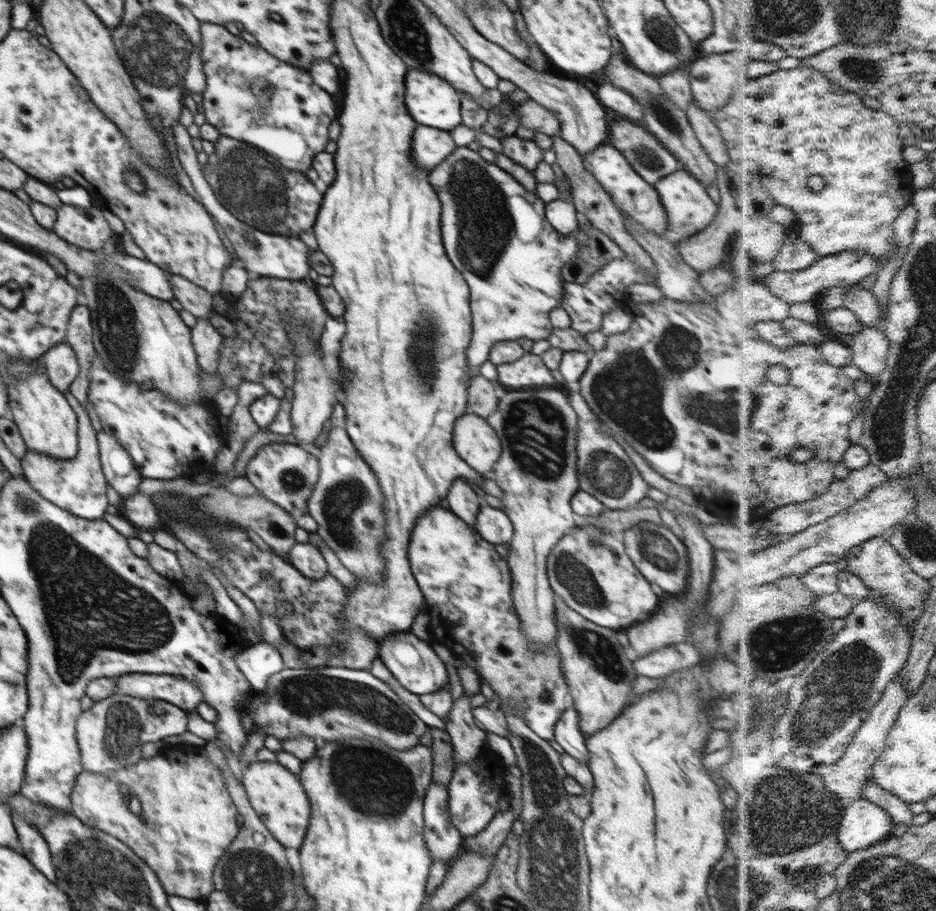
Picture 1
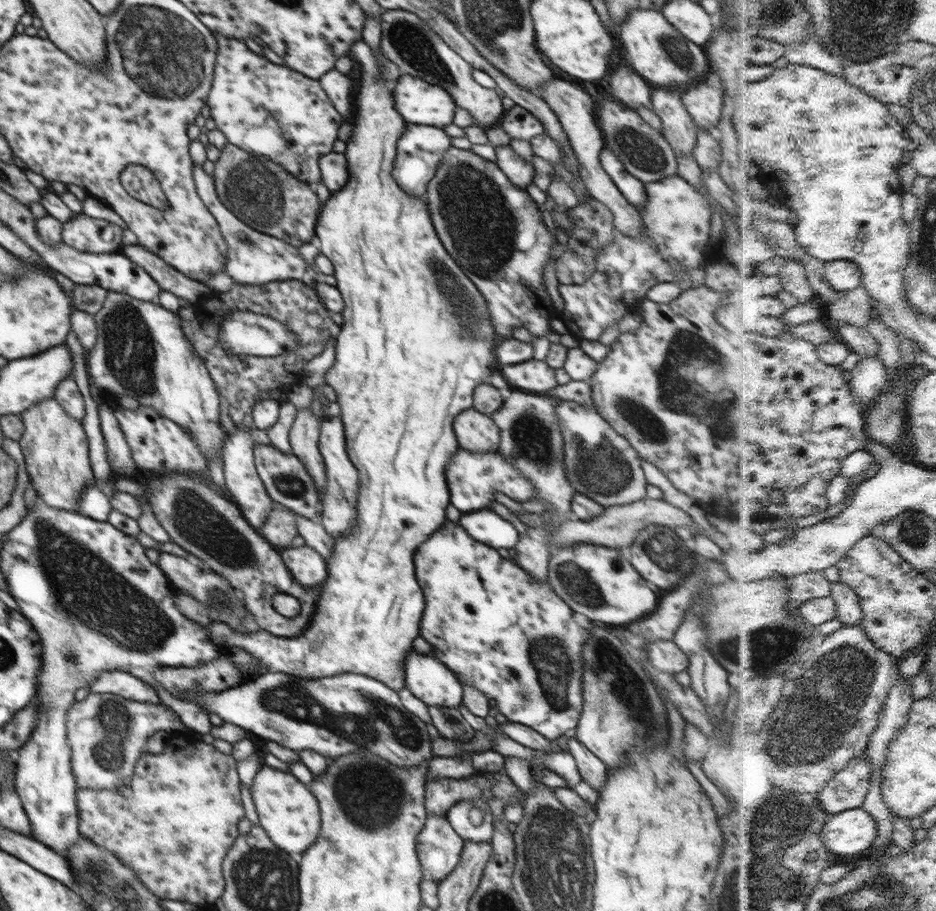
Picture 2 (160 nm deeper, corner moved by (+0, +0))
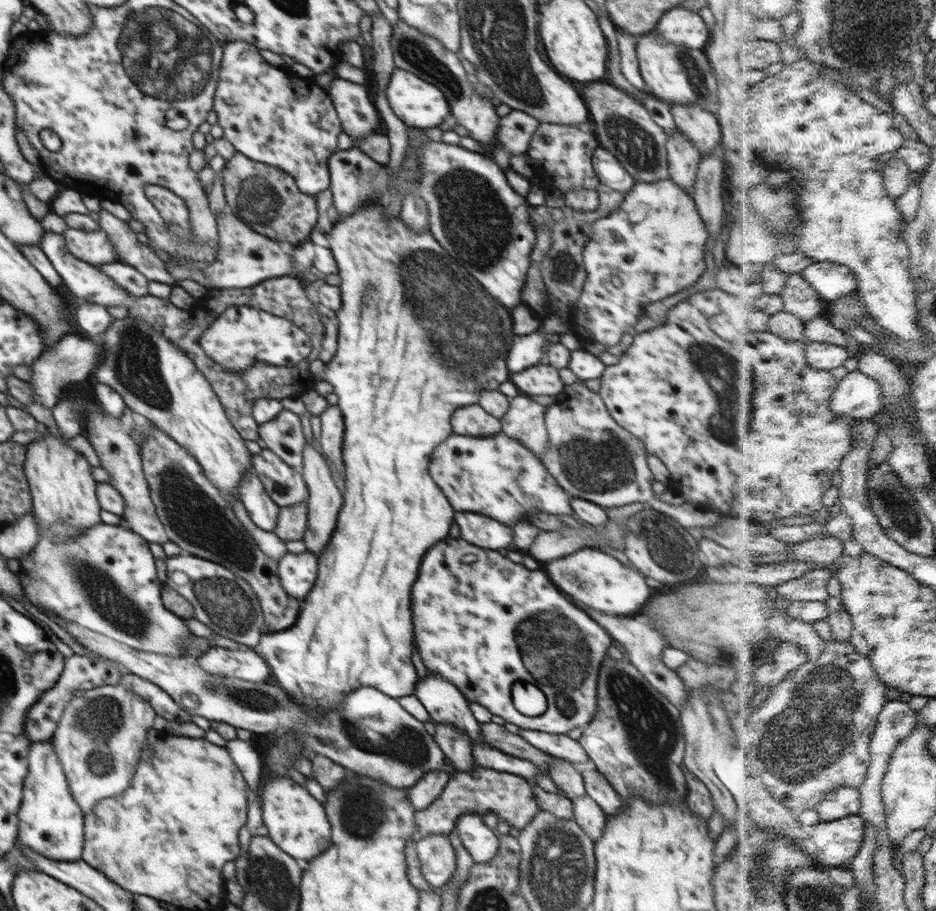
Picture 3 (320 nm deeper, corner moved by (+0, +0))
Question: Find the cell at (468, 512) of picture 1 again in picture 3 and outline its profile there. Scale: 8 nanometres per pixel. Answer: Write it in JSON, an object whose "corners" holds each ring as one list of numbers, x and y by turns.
{"corners":[[500,431,490,438,452,434,432,452,429,475,444,492,455,512,486,514,514,527,530,512,573,516,570,497,537,456,518,440]]}

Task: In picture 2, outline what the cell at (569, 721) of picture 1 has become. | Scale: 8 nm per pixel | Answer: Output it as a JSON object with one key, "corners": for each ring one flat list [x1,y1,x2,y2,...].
{"corners":[[575,736,568,740,568,750,576,761,581,780,600,793,606,785,607,766]]}

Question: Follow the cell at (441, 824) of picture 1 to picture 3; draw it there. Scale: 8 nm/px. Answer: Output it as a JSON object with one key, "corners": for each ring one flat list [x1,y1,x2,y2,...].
{"corners":[[431,834,417,838,415,844,420,870,426,882,434,888,442,888,457,870,456,855,448,835]]}

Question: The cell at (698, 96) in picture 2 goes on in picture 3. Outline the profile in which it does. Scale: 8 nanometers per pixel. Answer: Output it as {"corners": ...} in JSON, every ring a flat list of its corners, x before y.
{"corners":[[671,104,671,113,679,130,702,155,719,150,721,144,721,126,714,112,704,110,699,104]]}

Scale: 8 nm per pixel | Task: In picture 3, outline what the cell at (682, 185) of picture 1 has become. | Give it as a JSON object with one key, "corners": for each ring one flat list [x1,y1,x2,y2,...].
{"corners":[[669,179,636,182,634,188,625,194,619,211,596,219,592,226,592,238,581,254,587,277,572,313,576,324,583,326,592,340,606,347,618,344,622,335,636,326,644,307,692,286,701,277,707,269,705,257,709,241,708,230,698,214,693,196]]}

